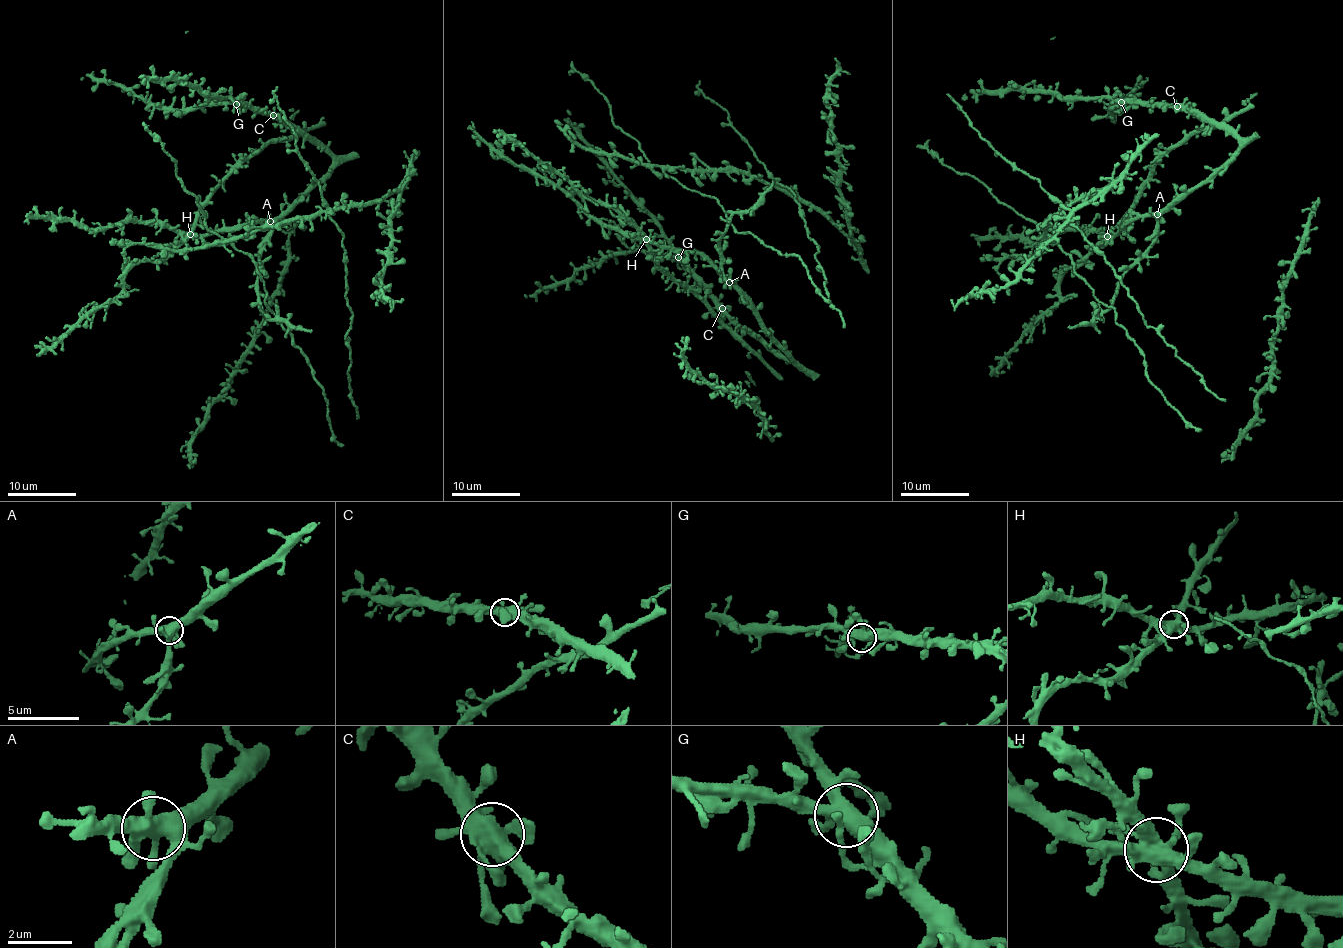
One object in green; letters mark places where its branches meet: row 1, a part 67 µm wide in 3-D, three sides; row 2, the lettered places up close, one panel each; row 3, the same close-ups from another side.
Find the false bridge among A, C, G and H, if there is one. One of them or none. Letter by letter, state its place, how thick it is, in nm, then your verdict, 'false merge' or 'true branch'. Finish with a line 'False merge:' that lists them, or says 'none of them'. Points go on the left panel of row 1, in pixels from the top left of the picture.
A: at (270, 221); 500 nm thick; true branch
C: at (273, 115); 500 nm thick; true branch
G: at (236, 104); 460 nm thick; true branch
H: at (190, 234); 550 nm thick; true branch
False merge: none of them

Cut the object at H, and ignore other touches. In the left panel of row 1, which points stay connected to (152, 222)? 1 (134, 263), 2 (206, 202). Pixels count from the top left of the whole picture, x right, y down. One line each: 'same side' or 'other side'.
1: other side
2: other side

